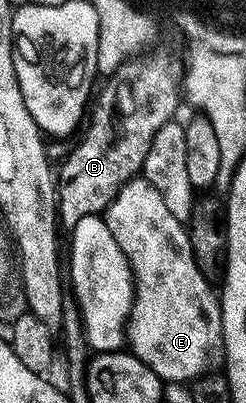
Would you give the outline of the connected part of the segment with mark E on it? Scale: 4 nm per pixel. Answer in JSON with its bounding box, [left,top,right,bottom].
[104,179,224,385]

